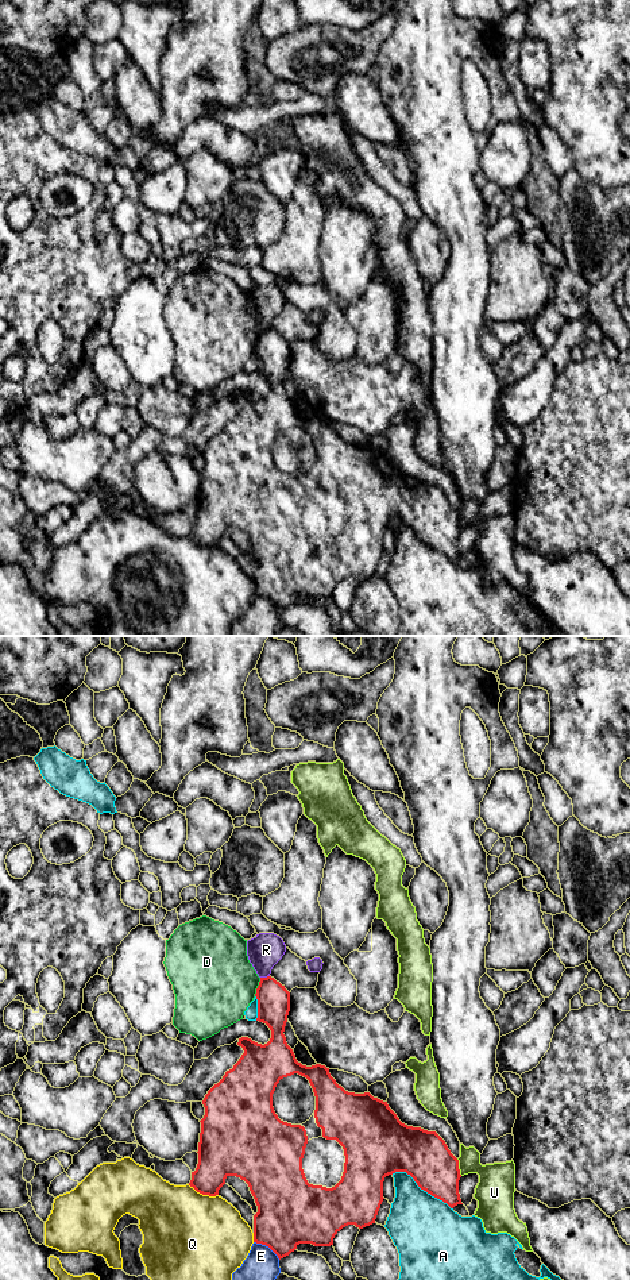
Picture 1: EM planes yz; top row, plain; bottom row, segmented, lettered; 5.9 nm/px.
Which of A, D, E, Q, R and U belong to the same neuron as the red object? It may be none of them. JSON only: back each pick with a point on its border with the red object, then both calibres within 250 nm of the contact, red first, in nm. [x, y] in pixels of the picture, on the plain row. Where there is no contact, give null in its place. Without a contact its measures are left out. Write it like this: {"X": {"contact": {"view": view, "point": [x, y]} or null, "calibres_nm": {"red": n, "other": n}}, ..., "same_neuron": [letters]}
{"same_neuron": []}

